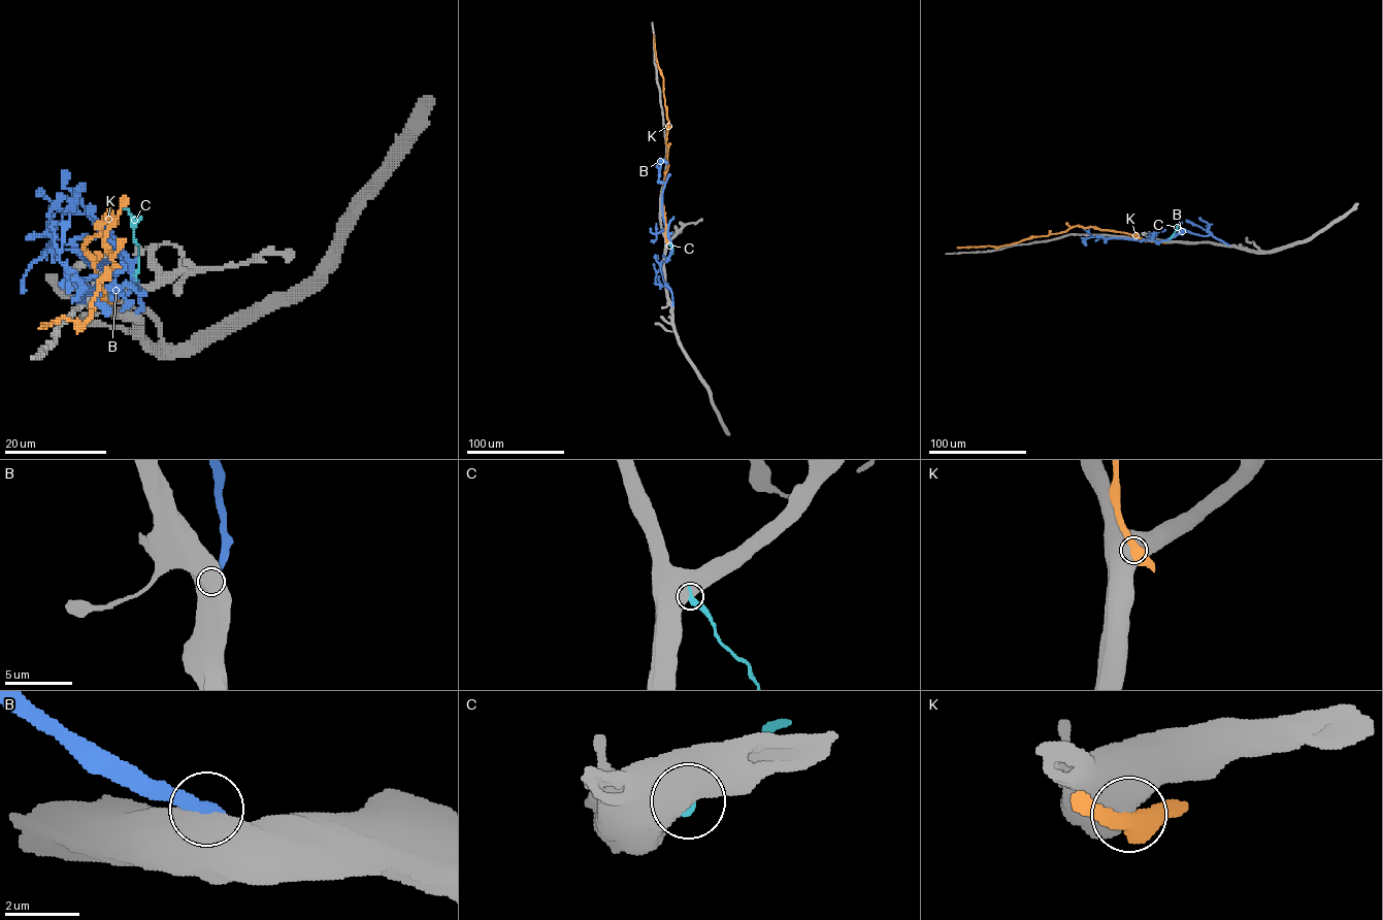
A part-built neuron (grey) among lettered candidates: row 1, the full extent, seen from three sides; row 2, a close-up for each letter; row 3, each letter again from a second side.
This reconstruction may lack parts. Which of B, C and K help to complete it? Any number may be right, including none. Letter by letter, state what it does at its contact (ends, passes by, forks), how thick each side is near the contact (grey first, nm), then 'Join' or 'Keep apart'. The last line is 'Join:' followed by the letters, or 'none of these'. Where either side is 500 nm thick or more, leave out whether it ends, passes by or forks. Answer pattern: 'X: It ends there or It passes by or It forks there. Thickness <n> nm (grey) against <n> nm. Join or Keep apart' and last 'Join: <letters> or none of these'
B: Thickness 800 nm (grey) against 440 nm. Keep apart
C: Thickness 800 nm (grey) against 440 nm. Keep apart
K: Thickness 900 nm (grey) against 550 nm. Keep apart
Join: none of these

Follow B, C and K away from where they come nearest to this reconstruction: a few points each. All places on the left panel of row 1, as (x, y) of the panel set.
B: (136, 313), (130, 266), (92, 265), (77, 238), (104, 237), (131, 264), (126, 292), (66, 276), (109, 314)
C: (112, 296), (134, 280), (137, 269), (134, 218), (122, 206)
K: (109, 299), (84, 244), (116, 221), (110, 212), (104, 242), (119, 266), (99, 281), (92, 315), (42, 328)

